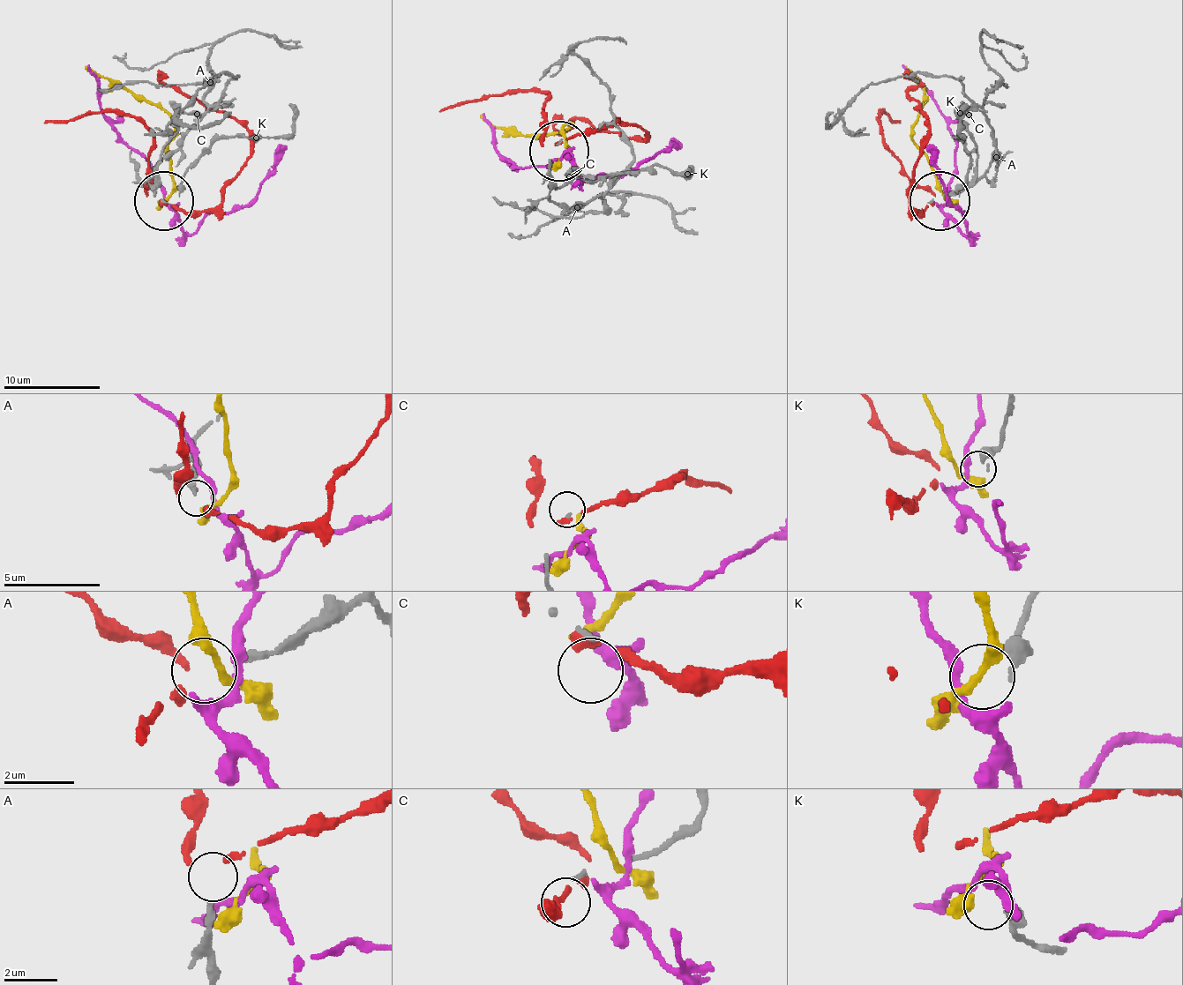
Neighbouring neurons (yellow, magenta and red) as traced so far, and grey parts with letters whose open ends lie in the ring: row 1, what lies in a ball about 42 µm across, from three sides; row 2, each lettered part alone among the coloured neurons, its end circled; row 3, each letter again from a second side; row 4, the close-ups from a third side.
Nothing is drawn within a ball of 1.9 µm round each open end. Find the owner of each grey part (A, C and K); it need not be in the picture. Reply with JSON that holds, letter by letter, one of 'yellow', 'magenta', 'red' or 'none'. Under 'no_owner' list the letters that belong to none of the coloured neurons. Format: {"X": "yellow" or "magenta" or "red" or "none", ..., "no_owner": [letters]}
{"A": "none", "C": "none", "K": "yellow", "no_owner": ["A", "C"]}

